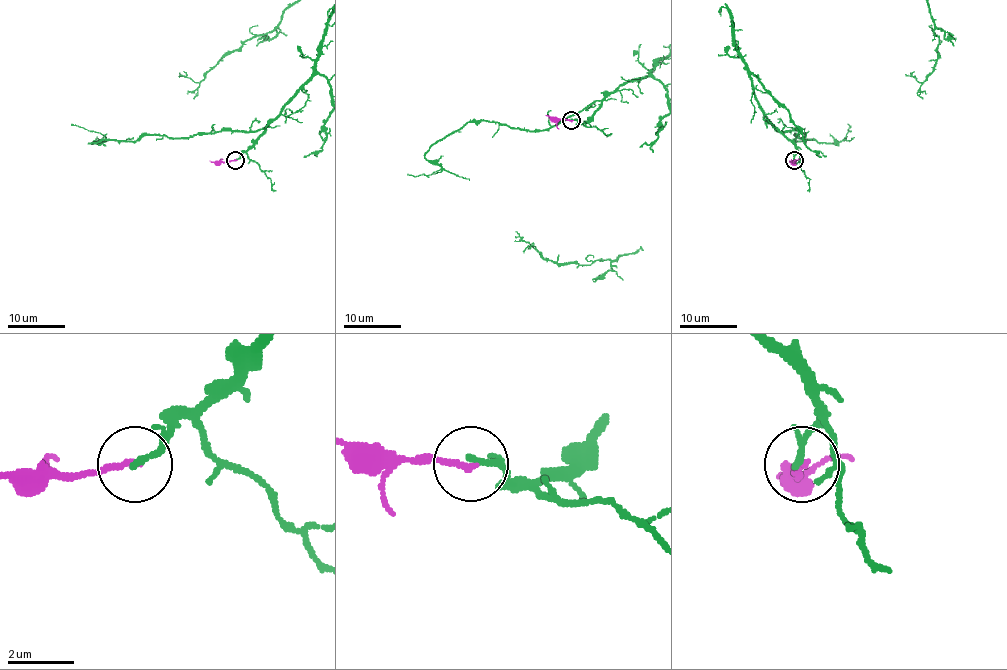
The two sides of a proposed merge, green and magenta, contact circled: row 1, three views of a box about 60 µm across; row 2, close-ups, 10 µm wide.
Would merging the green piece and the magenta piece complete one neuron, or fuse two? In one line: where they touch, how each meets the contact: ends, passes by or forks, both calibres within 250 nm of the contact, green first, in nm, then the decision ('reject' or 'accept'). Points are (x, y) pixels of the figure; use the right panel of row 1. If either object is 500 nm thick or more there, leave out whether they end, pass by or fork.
at (794, 160); green ends there; magenta ends there; 200 nm thick on the green side, 180 nm on the other; reject

